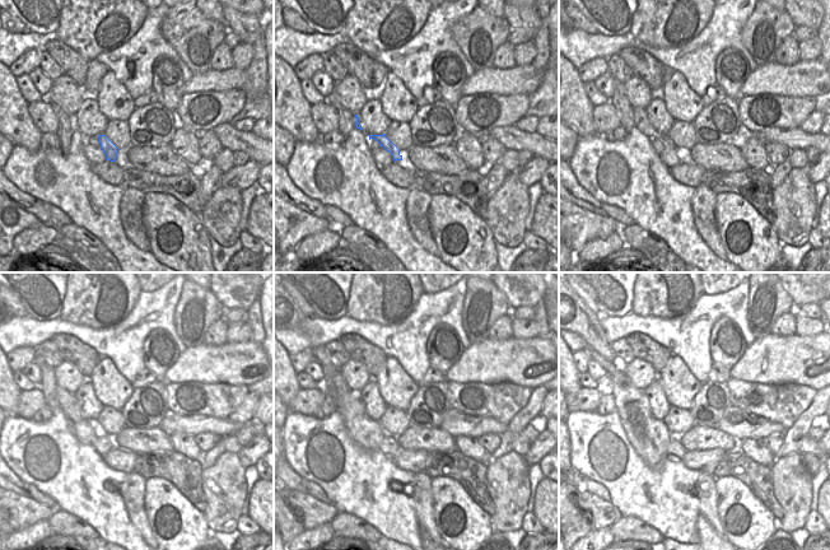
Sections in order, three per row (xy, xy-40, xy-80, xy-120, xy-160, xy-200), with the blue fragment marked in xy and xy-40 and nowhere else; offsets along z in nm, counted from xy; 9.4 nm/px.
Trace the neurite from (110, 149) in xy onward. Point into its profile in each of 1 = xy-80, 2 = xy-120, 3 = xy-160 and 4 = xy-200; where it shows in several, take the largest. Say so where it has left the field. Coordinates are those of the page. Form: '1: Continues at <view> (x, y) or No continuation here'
1: Continues at xy-80 (640, 121)
2: Continues at xy-120 (69, 404)
3: Continues at xy-160 (341, 388)
4: Continues at xy-200 (616, 376).

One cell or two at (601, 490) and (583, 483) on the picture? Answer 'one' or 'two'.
one

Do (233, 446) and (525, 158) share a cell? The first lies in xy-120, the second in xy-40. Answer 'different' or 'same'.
different

